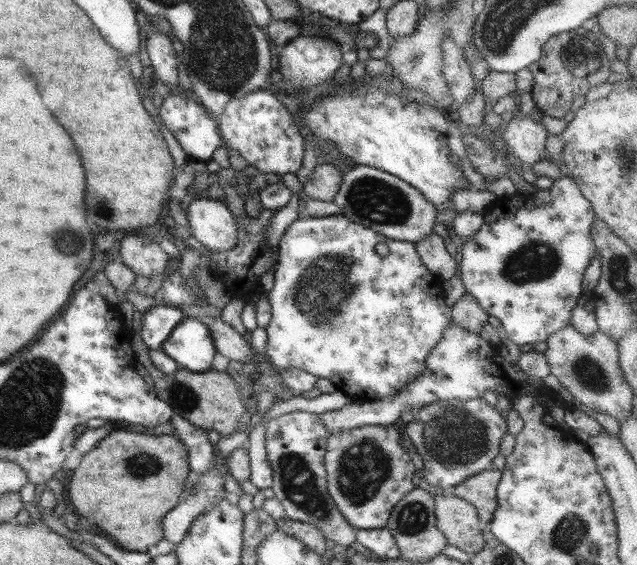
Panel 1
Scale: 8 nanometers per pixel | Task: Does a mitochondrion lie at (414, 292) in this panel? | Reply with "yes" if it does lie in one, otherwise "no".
no

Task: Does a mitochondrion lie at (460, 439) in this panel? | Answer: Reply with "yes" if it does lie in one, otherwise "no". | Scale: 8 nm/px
yes

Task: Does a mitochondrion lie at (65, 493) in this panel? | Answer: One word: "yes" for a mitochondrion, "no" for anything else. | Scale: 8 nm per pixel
no

